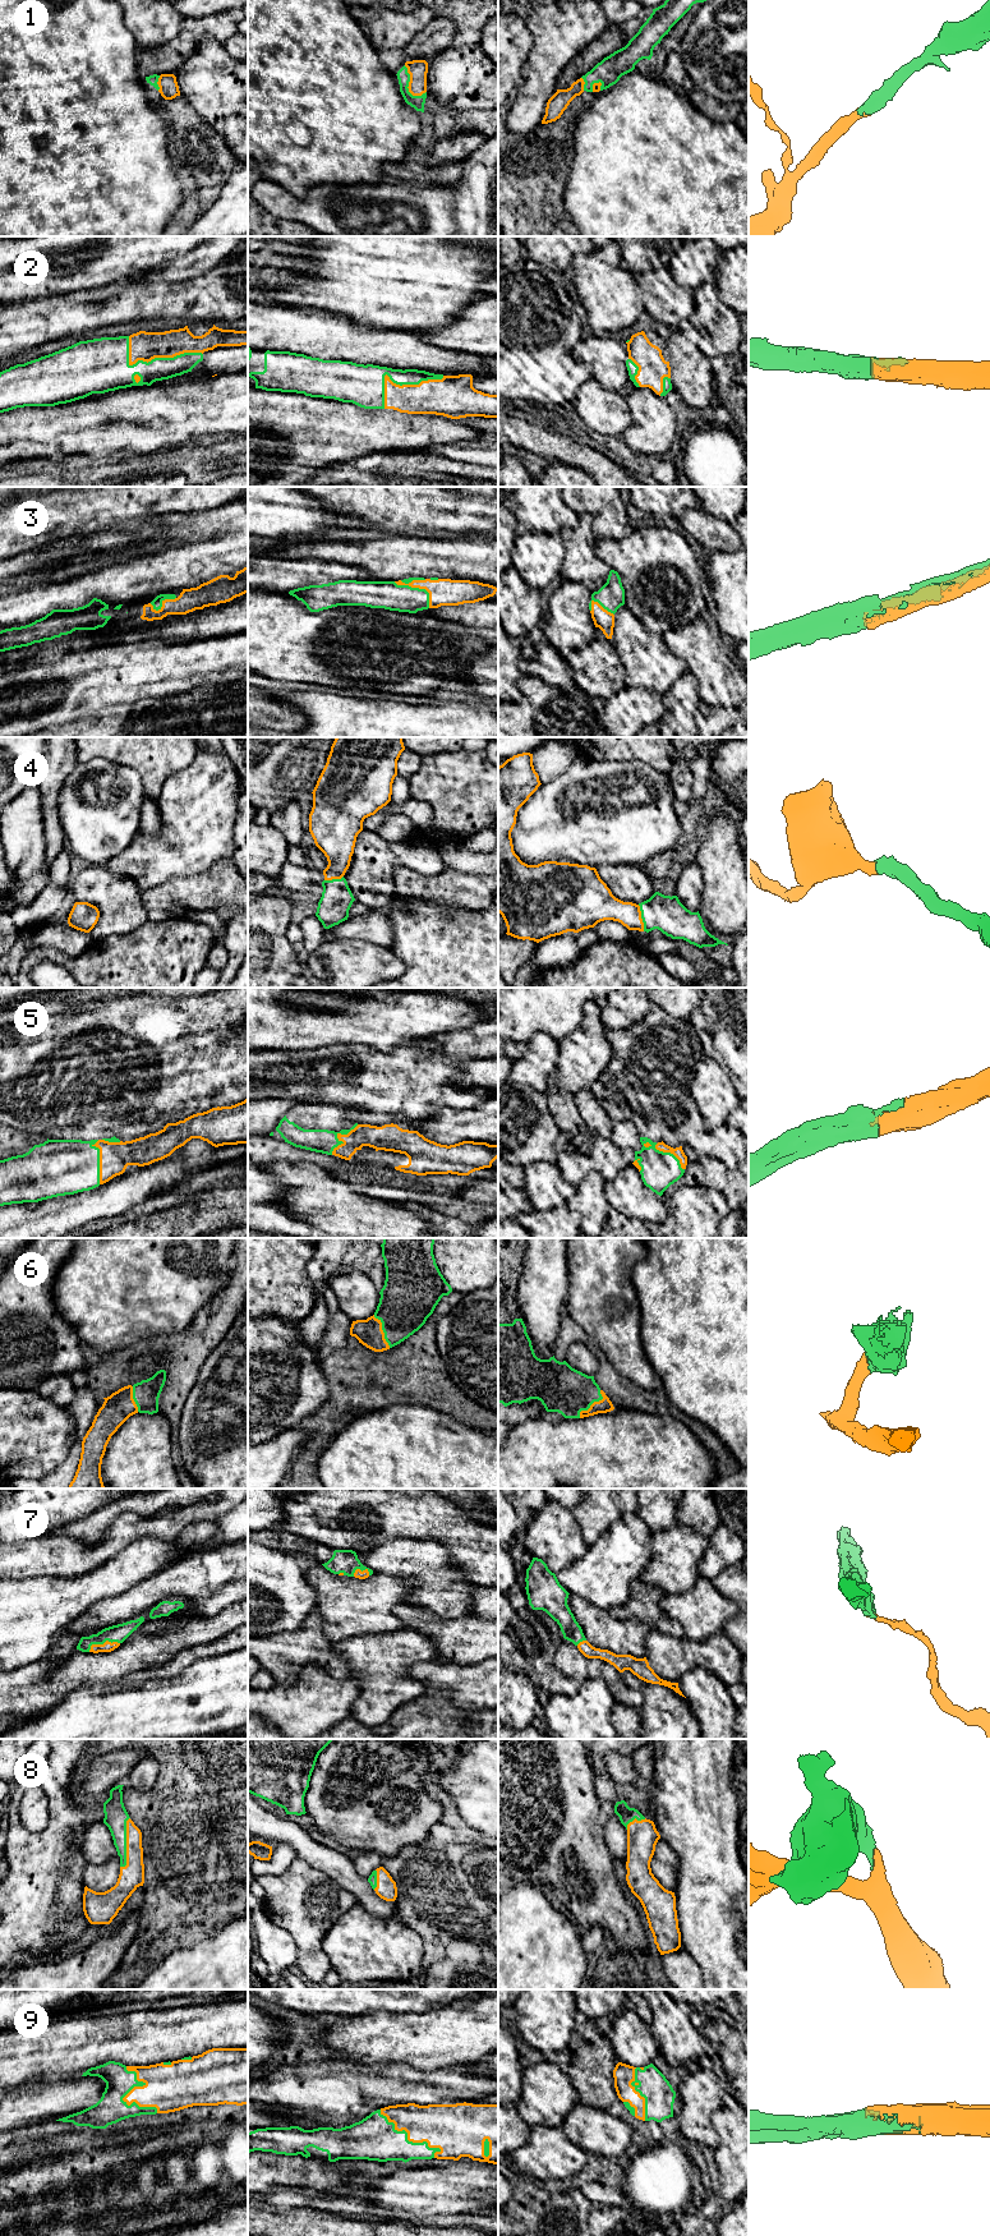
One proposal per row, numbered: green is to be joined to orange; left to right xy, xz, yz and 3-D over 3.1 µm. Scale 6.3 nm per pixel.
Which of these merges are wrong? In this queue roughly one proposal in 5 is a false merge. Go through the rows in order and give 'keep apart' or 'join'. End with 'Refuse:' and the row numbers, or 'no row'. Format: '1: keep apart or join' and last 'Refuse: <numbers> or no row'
1: join
2: join
3: join
4: join
5: join
6: join
7: join
8: join
9: join
Refuse: no row

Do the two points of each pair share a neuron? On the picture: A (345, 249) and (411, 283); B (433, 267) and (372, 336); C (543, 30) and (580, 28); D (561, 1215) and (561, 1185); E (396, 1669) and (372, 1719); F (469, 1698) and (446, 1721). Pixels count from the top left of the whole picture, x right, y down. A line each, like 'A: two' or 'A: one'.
A: one
B: two
C: one
D: two
E: one
F: two

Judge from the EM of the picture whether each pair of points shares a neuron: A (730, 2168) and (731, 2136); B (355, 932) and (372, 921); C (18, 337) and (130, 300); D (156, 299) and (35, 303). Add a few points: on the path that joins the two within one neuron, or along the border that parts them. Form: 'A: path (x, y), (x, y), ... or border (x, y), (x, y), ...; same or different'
A: path (731, 2161), (731, 2144); same
B: path (359, 928), (368, 925); same
C: path (46, 323), (64, 318), (102, 314); same
D: border (54, 300), (41, 306); different

